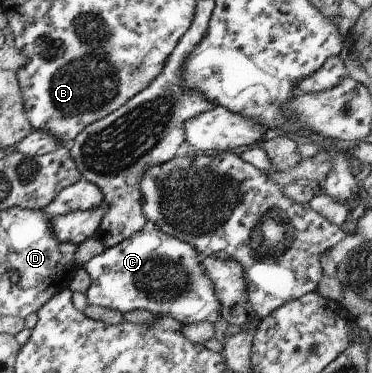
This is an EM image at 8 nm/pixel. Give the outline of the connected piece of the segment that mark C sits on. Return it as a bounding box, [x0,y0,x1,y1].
[83,229,222,324]

